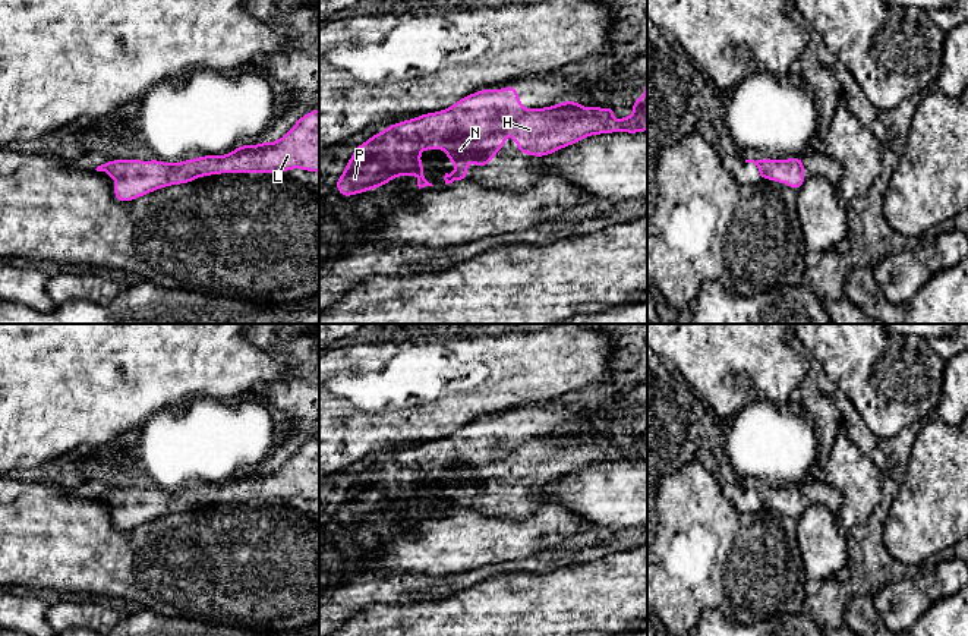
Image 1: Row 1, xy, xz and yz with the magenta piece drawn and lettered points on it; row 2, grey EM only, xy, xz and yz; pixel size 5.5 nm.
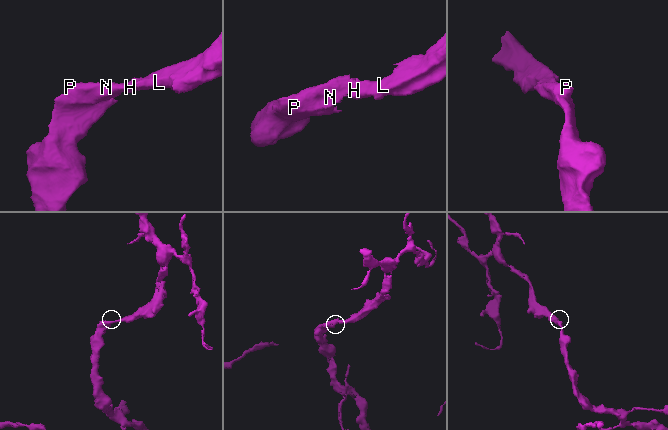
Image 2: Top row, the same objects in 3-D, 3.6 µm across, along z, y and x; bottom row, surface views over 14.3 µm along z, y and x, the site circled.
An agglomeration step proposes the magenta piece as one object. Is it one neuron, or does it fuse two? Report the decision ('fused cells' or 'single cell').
single cell

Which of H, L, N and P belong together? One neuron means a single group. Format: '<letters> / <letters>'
H L N P

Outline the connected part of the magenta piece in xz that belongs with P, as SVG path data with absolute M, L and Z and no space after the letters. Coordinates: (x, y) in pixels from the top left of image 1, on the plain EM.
M644 409L644 424L628 432L634 437L631 445L621 445L611 450L609 445L617 441L614 435L586 437L581 431L567 428L552 435L526 438L518 428L517 413L501 418L485 416L467 425L463 425L451 435L425 441L416 447L403 448L390 453L385 459L376 460L372 466L357 473L347 489L346 498L335 509L335 517L343 526L368 520L373 516L382 516L397 504L412 506L419 503L417 514L433 514L425 507L425 494L420 491L422 478L445 478L450 491L457 494L453 501L445 501L445 513L466 509L467 492L474 488L474 495L486 495L496 487L496 479L504 478L505 463L510 460L518 475L520 482L546 485L558 478L570 475L592 463L602 462L638 462L647 459L647 409Z

